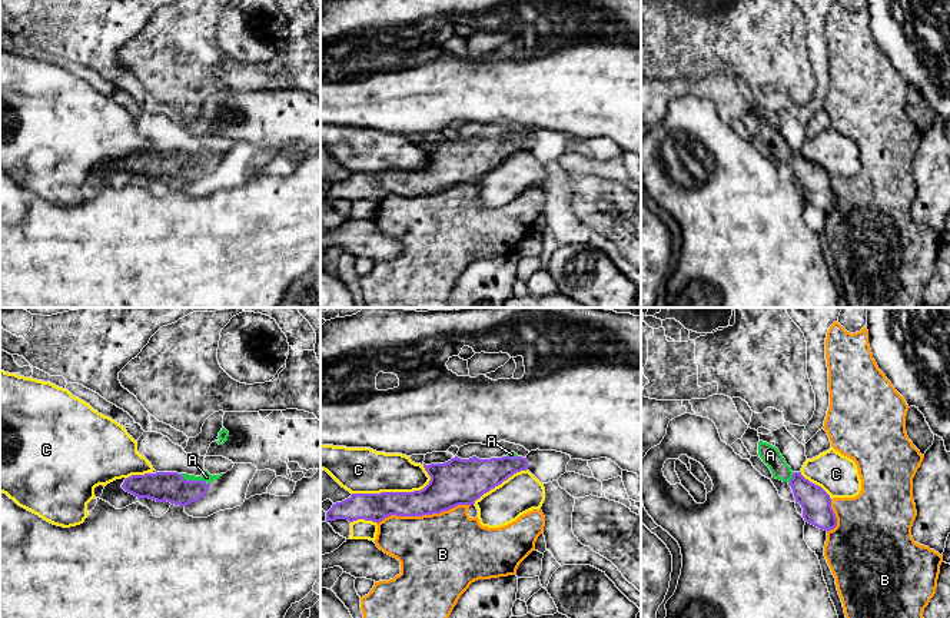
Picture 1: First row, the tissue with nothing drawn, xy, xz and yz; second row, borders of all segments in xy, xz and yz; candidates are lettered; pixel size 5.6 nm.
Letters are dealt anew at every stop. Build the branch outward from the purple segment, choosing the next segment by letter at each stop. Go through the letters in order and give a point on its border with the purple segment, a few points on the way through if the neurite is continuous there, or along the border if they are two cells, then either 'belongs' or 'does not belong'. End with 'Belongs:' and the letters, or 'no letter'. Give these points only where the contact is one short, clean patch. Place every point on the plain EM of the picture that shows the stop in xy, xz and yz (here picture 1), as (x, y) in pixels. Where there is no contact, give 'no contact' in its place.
A: xy (192, 160) | across xy (172, 166), (186, 166), (192, 160), (201, 160), (206, 156) | belongs
B: xz (424, 193) | does not belong
C: xz (392, 172) | does not belong
Belongs: A

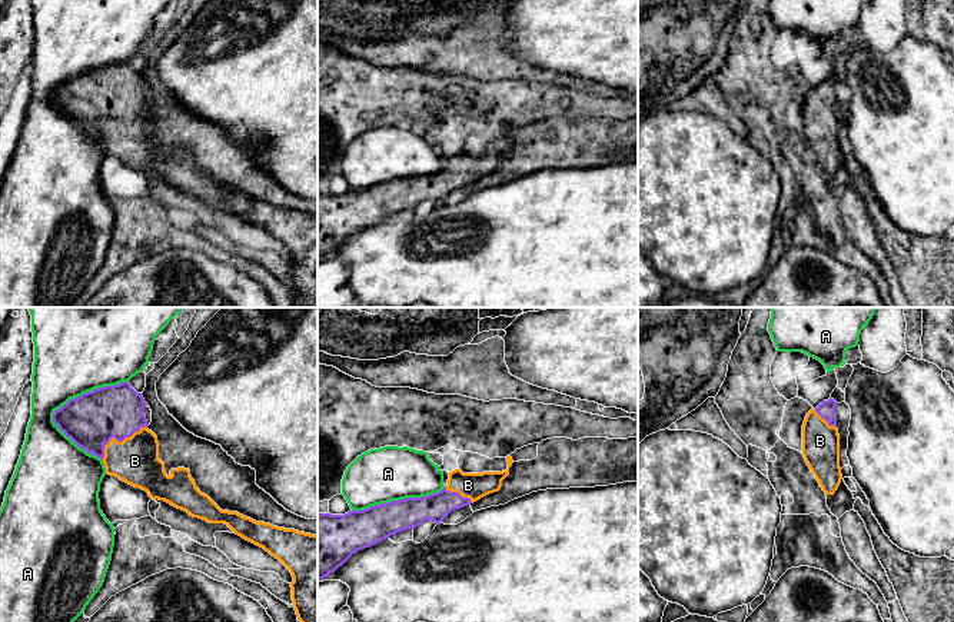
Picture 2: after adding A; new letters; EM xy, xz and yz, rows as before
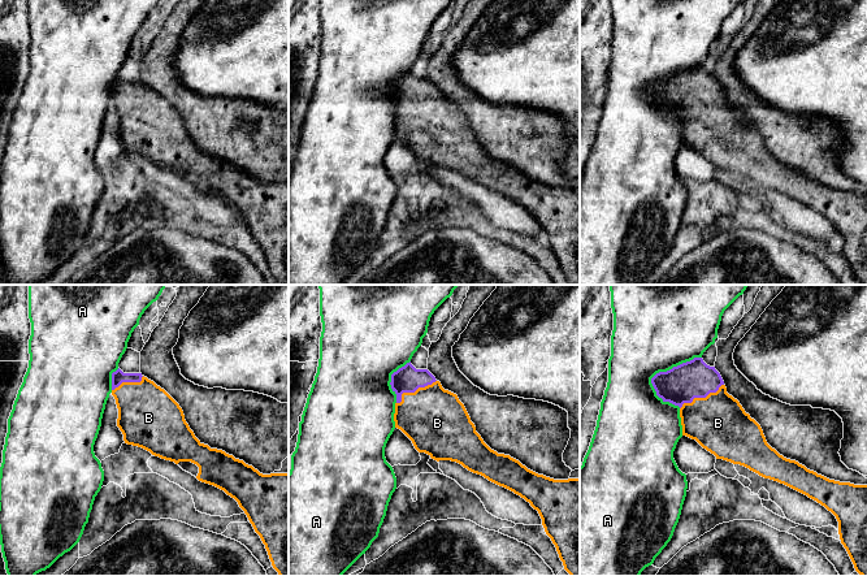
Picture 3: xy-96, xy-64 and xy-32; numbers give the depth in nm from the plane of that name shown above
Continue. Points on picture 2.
A: xy (85, 73) | does not belong
B: xy (117, 120) | belongs
Belongs: B

